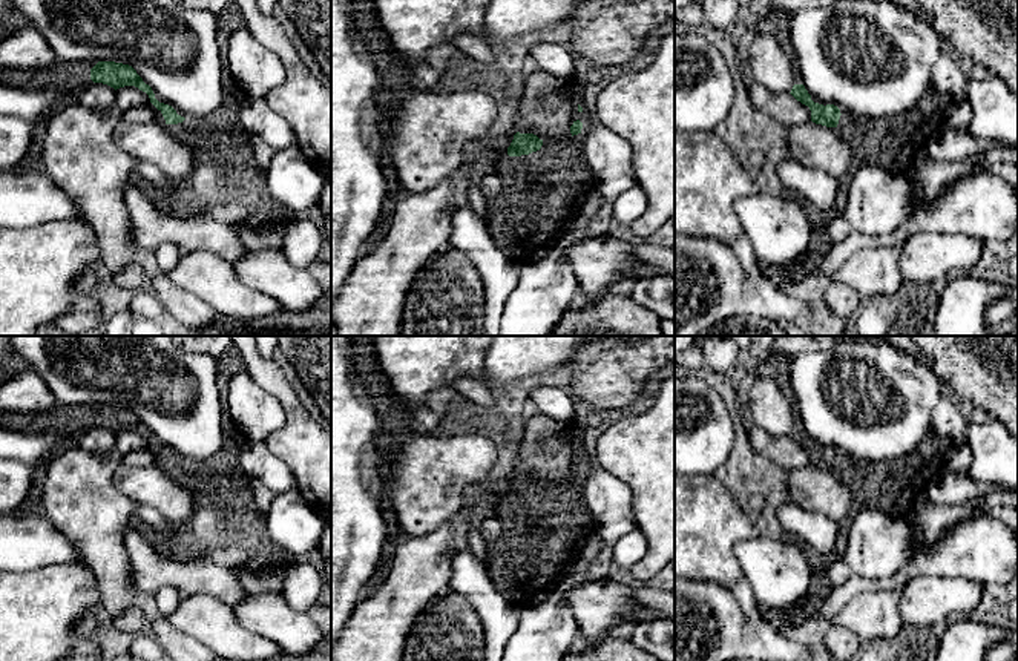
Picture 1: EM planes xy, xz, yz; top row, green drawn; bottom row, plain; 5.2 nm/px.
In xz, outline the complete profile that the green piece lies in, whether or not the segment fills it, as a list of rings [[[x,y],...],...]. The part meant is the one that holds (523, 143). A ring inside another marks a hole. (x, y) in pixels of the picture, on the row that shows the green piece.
[[[517,132],[514,135],[511,146],[507,147],[507,155],[509,156],[529,155],[532,152],[540,150],[541,146],[543,140],[540,140],[537,135]]]

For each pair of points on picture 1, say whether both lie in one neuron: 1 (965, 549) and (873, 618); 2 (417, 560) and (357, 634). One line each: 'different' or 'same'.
1: different
2: same

